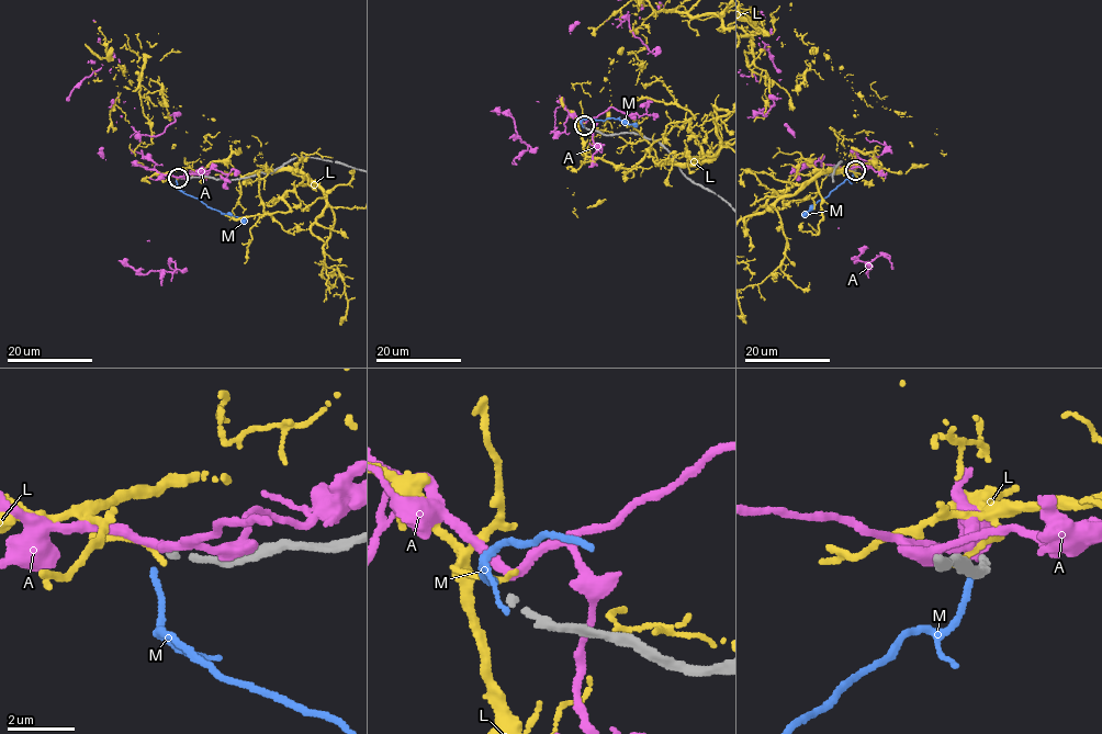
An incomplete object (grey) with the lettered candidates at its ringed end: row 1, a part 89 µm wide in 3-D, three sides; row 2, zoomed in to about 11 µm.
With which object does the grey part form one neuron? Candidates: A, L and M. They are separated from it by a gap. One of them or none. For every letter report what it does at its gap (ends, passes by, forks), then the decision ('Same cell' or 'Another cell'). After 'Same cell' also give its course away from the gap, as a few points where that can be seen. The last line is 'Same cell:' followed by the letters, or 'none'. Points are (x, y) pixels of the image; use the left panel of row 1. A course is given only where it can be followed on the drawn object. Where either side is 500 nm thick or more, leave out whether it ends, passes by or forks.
A: It passes by. Another cell
L: It ends there. Another cell
M: It ends there. Another cell
Same cell: none

